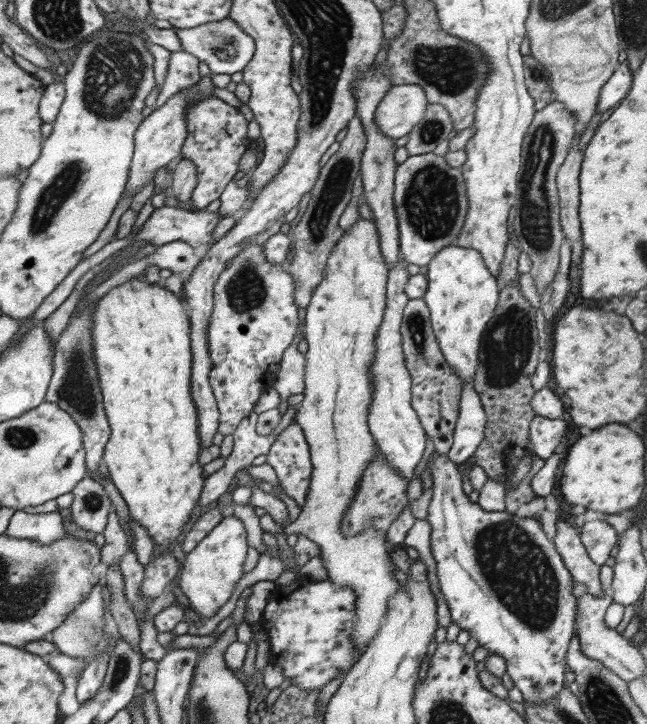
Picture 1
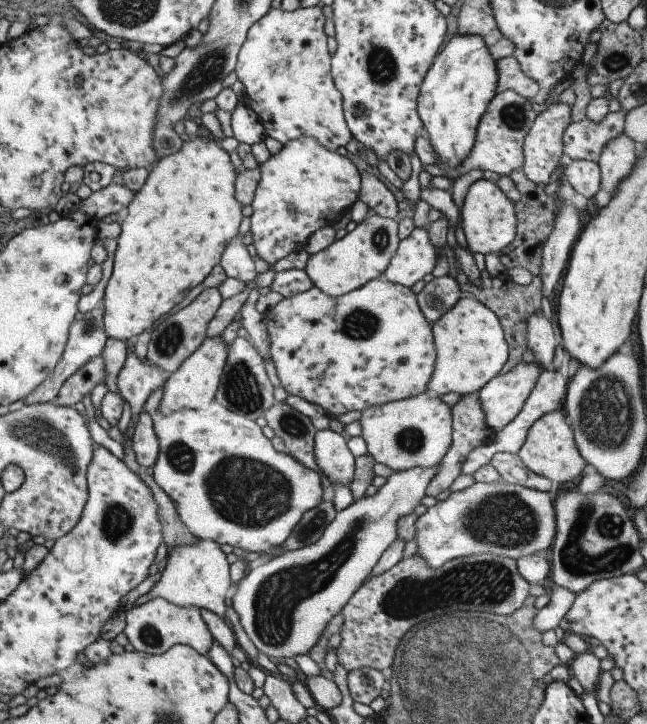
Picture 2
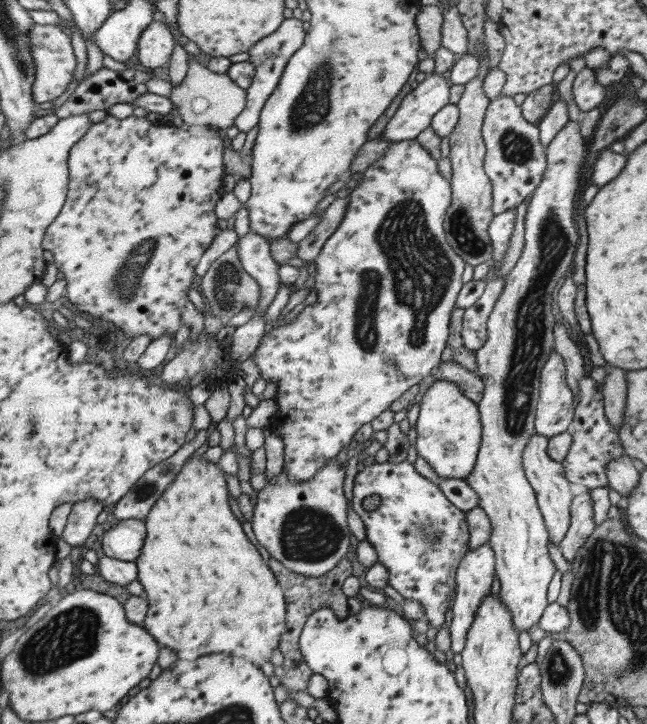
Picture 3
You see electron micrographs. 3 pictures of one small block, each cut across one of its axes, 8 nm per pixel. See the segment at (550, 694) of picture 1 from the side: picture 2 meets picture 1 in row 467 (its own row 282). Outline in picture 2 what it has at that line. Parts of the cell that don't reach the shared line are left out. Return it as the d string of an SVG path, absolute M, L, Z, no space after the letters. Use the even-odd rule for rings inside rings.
M452 276L434 277L417 294L418 306L432 325L458 302L463 293L461 285Z

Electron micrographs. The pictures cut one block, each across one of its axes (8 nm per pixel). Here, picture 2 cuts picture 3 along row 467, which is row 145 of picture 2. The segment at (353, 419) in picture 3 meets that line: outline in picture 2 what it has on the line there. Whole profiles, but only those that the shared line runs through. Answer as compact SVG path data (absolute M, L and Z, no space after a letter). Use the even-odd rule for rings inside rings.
M302 136L290 140L283 145L280 152L271 155L268 162L260 166L260 180L252 201L252 215L250 216L250 231L253 243L251 251L267 264L274 264L292 251L298 252L305 248L308 237L316 230L333 225L337 218L346 214L353 204L359 200L361 189L361 175L358 168L347 158L336 151L326 150L318 140Z

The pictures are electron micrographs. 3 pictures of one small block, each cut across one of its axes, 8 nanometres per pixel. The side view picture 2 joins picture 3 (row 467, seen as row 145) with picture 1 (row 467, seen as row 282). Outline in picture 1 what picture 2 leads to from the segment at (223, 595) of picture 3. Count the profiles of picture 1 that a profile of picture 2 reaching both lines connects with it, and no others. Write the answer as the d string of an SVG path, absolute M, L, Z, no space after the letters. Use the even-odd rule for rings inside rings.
M140 278L126 279L122 284L111 288L107 293L104 293L101 298L97 300L93 313L91 314L91 338L93 338L93 357L98 371L98 380L100 390L102 393L102 403L107 416L107 421L110 427L110 436L106 443L103 458L109 470L109 477L122 495L124 502L129 508L130 516L134 517L151 536L153 544L158 548L156 550L163 551L174 542L176 538L182 534L184 524L190 520L192 510L196 508L197 500L200 498L205 477L202 475L202 467L198 463L198 455L202 450L200 444L200 437L198 434L198 411L196 411L196 404L191 397L191 372L192 372L192 349L190 340L191 322L188 314L184 311L182 301L178 299L170 290L166 289L163 281L160 283L149 284L146 279Z

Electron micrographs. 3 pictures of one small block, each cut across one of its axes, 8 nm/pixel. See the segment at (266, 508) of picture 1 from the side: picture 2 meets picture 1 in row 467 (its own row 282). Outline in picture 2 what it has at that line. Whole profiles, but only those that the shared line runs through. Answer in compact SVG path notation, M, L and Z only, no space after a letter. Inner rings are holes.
M239 234L226 246L219 264L228 277L234 277L240 282L248 283L258 275L254 269L251 246L246 246L243 235Z

